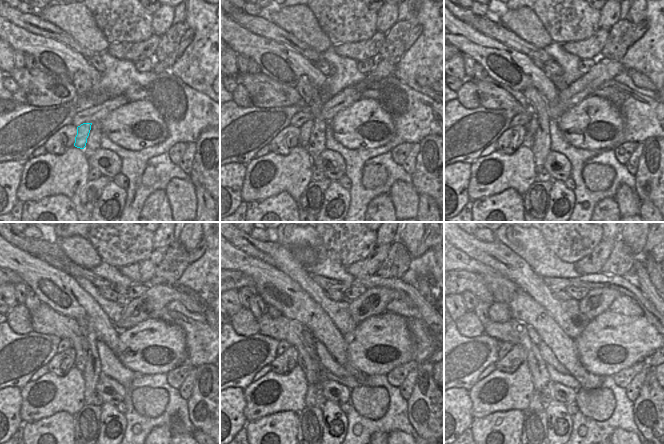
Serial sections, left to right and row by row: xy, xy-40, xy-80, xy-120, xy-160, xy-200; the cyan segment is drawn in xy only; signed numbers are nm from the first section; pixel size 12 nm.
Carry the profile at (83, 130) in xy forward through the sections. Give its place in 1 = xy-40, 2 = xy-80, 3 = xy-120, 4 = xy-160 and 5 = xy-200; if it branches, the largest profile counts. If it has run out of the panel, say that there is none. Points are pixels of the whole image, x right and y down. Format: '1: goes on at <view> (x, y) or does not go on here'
1: goes on at xy-40 (307, 128)
2: goes on at xy-80 (531, 127)
3: goes on at xy-120 (85, 344)
4: goes on at xy-160 (309, 338)
5: goes on at xy-200 (531, 332)

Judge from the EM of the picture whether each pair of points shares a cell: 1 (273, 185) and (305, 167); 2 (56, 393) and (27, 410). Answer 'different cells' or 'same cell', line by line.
1: same cell
2: same cell

